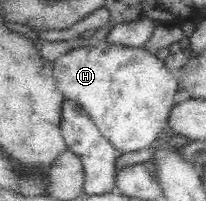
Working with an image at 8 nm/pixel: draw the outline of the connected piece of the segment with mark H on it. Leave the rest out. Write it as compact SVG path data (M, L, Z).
M103 39L103 44L95 44L95 47L75 47L73 50L68 50L62 56L59 56L52 62L52 74L56 80L56 85L59 91L64 94L64 97L69 100L74 100L87 113L87 116L93 121L93 124L100 130L100 133L115 147L118 155L141 150L151 146L151 144L165 132L171 108L176 105L173 98L177 96L178 77L167 68L165 61L161 60L157 53L153 50L145 50L144 47L128 47L127 45L117 44L111 39Z

